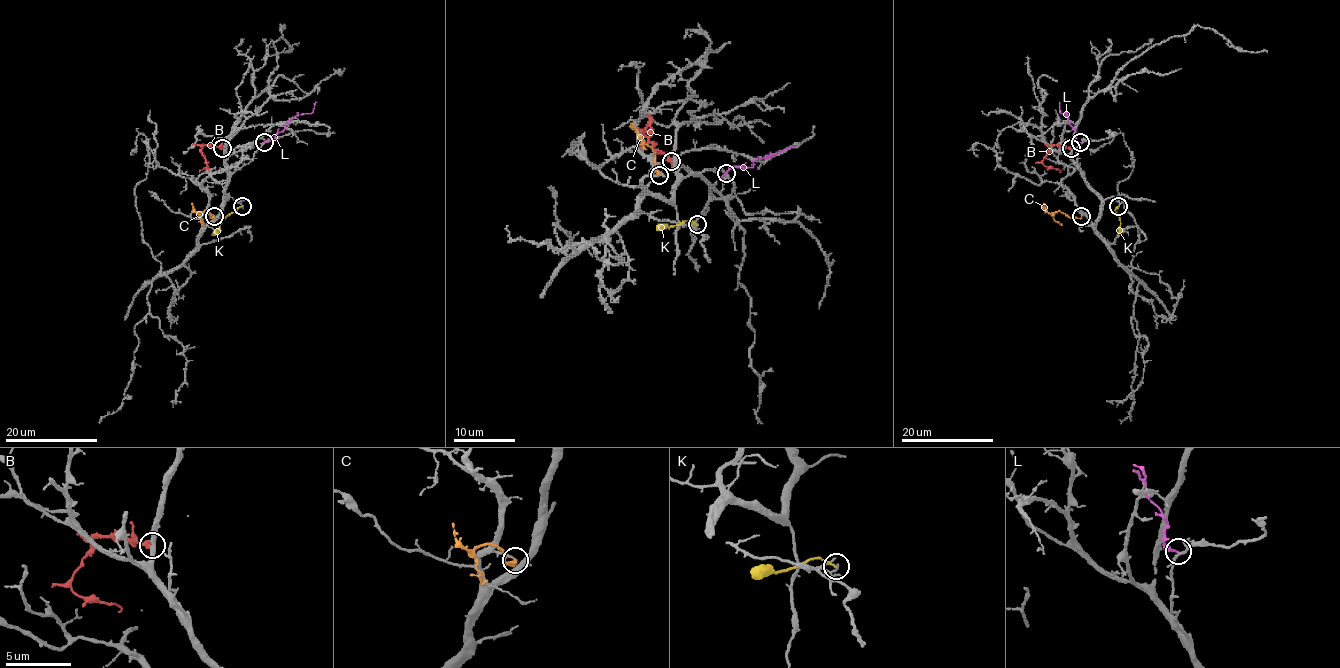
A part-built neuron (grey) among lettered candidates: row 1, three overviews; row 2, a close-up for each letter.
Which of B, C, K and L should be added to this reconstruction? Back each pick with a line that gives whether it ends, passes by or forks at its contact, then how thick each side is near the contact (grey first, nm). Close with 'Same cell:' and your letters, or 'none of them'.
C: it ends | 160/240 nm
Same cell: C

